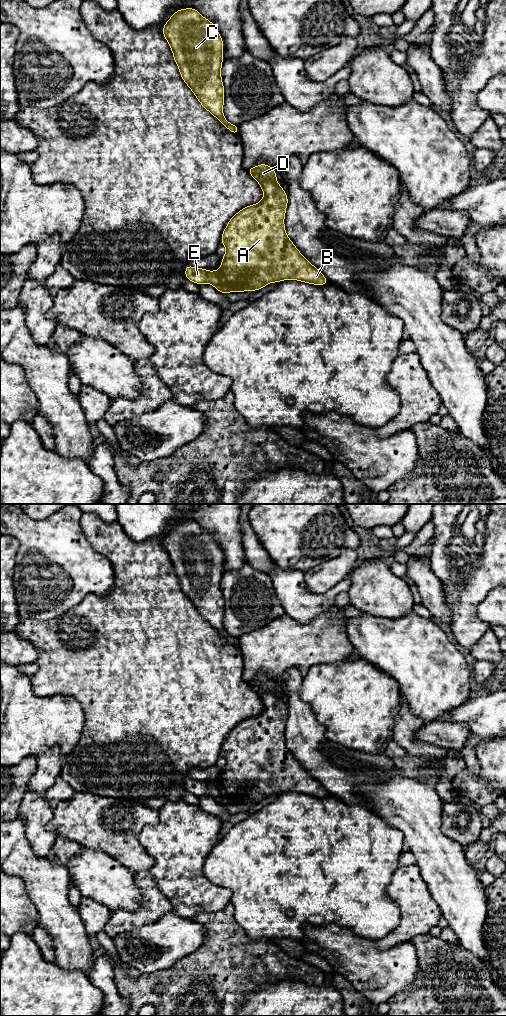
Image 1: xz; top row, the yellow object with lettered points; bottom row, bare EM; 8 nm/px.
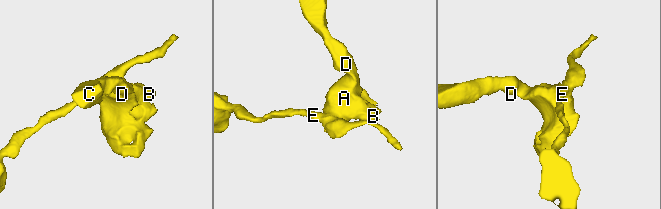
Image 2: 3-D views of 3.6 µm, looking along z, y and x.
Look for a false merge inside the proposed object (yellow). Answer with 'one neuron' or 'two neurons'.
two neurons

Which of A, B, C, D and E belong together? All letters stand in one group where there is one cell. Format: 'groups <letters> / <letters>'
groups A B C D / E

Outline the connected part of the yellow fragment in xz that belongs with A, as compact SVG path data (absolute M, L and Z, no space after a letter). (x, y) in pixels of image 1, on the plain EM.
M259 676L254 680L247 680L248 685L258 693L264 709L255 716L249 717L236 725L228 734L222 745L222 756L226 760L226 766L222 769L219 783L227 791L231 803L245 804L258 803L269 795L278 795L282 792L299 792L314 797L328 797L329 793L321 783L314 779L296 760L286 746L284 738L285 724L288 716L287 704L285 704L276 692L277 684L267 676Z

